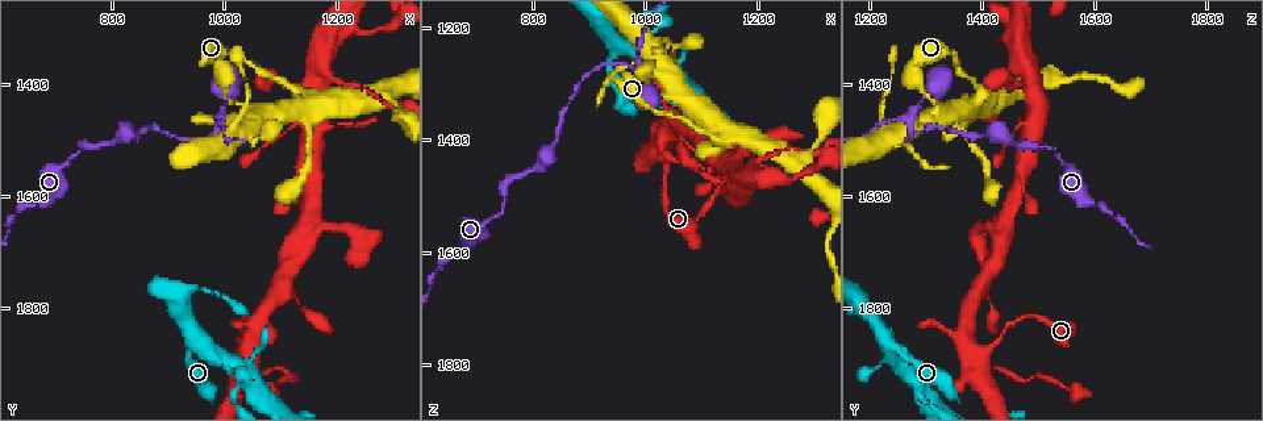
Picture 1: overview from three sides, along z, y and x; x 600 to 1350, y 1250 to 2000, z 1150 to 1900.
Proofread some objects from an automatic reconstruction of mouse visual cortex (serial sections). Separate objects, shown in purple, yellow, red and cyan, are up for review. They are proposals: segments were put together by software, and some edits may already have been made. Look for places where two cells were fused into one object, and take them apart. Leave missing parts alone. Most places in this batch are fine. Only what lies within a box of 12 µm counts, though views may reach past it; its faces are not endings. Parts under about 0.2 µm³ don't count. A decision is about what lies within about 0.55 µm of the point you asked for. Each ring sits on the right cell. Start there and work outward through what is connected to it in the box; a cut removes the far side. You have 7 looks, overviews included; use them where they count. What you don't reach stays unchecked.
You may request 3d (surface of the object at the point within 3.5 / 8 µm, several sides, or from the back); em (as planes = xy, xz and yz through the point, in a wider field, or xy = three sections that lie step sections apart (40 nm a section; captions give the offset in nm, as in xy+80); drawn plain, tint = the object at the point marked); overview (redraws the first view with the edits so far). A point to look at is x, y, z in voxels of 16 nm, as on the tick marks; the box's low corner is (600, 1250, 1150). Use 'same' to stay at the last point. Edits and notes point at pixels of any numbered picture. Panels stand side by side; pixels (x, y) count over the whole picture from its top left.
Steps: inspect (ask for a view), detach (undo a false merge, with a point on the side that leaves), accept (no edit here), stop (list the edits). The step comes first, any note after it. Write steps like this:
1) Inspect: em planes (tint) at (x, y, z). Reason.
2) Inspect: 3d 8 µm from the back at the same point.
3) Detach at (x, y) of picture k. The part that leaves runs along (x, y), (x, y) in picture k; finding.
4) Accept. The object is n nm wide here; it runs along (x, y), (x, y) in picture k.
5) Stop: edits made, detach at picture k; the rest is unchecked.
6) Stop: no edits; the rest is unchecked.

Inspect: 3d 3.5 µm at (1150, 1435, 1390). Four arms meet.

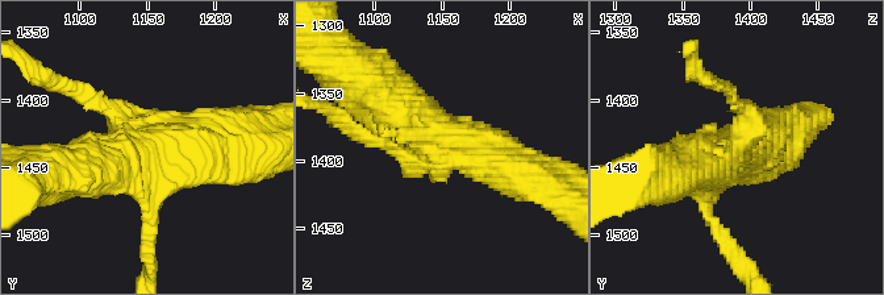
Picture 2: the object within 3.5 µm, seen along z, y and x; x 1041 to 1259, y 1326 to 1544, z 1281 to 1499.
Inspect: em xy step 2 (tint) at (1152, 1434, 1388). 4 arms meet here; the arms are 150, 200, 600, 600 nm wide.

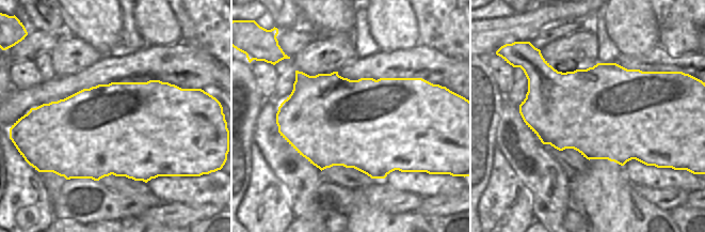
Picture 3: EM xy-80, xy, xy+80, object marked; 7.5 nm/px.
Accept. It runs along (732, 98), (751, 123), (678, 166) in picture 2; continuous, no second cell.

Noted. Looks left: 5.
Inspect: em xy step 2 (tint) at (990, 1465, 1270). Abrupt turn.

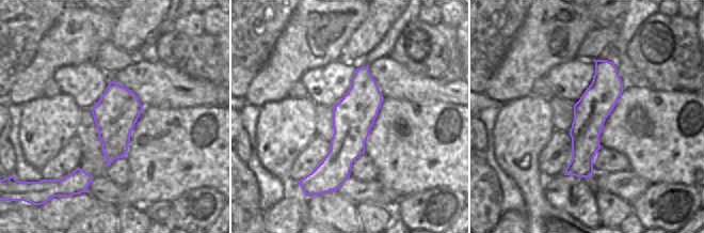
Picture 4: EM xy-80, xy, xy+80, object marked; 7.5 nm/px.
Inspect: 3d 3.5 µm at the same point.

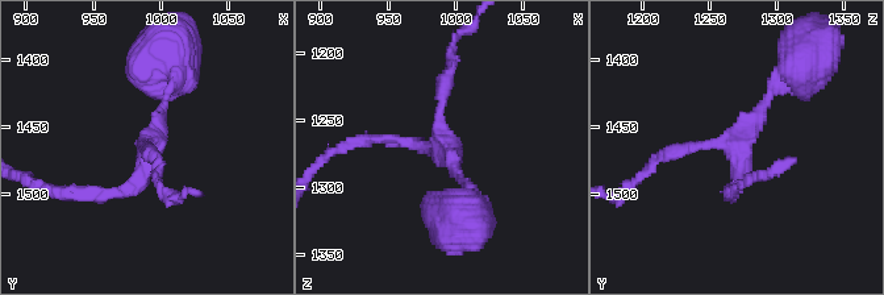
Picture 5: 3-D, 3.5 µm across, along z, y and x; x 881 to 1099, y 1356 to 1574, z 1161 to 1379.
Accept. It runs along (366, 68), (336, 185) in picture 4; all the same cell.

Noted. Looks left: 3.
Inspect: 3d 3.5 µm from the back at (1305, 1440, 1425). Calibre changes.

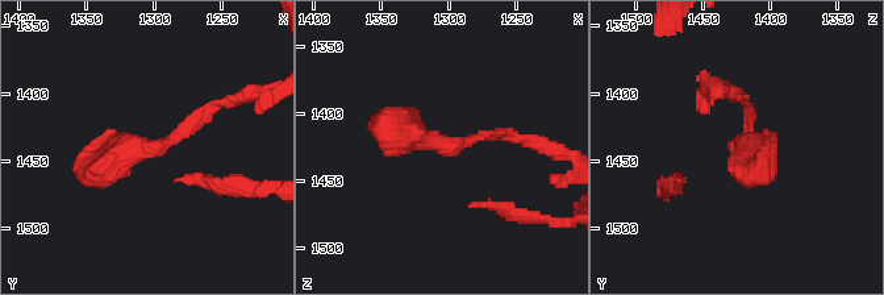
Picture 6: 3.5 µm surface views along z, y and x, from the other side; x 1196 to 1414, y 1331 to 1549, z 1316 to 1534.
Inspect: em planes (tint) at (1306, 1440, 1422). The arms are 150, 350 nm wide; shape alone is not enough.

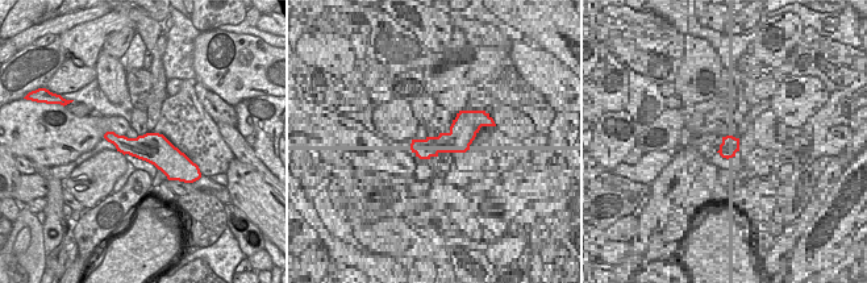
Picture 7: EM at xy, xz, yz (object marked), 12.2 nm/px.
Accept. It runs along (217, 103), (88, 181) in picture 6; one cell here.

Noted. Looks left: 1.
Stop: no edits; the rest is unchecked.

